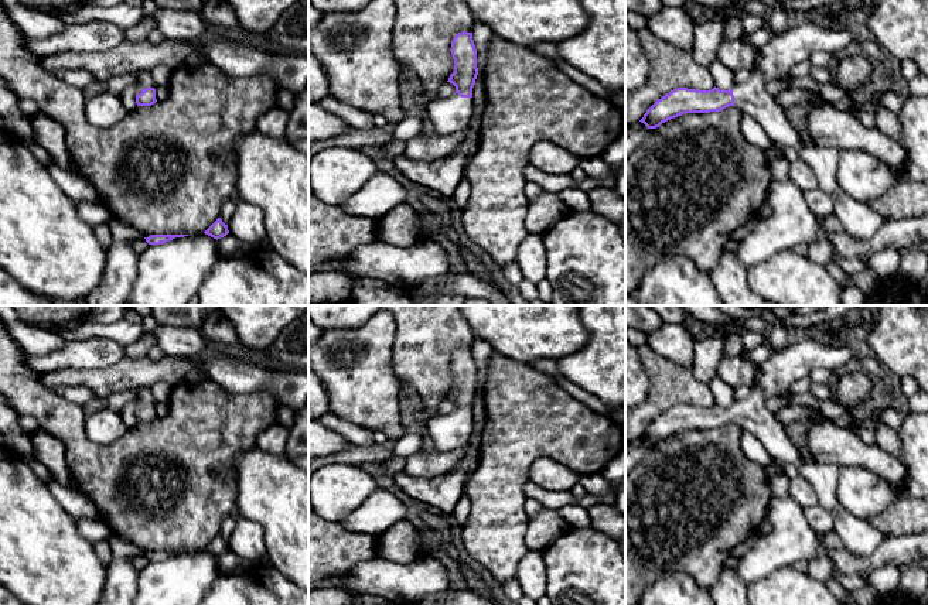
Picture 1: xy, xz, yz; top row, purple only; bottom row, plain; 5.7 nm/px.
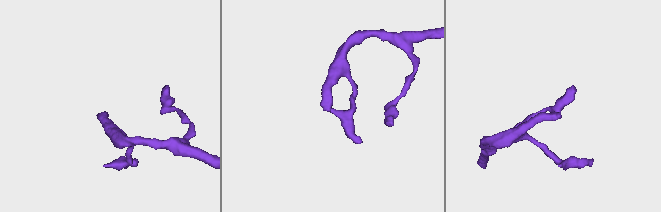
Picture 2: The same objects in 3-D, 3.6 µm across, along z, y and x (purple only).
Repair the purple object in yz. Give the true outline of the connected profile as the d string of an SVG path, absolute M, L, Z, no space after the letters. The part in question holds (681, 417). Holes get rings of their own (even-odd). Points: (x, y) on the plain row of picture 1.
M798 339L787 348L772 351L770 359L760 366L760 380L753 384L751 393L743 400L734 400L730 407L697 407L676 404L658 416L639 437L648 445L685 430L721 428L736 423L751 431L764 445L768 455L796 468L798 474L811 482L819 506L835 515L835 533L840 537L843 548L857 557L871 556L886 536L867 519L859 519L847 512L837 500L836 486L839 466L835 464L806 462L787 434L785 425L771 413L765 401L789 392L792 383L809 377L816 368L842 370L854 352L842 345L819 341Z

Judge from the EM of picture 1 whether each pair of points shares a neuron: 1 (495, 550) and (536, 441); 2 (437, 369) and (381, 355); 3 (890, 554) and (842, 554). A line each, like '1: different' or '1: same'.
1: same
2: different
3: same

